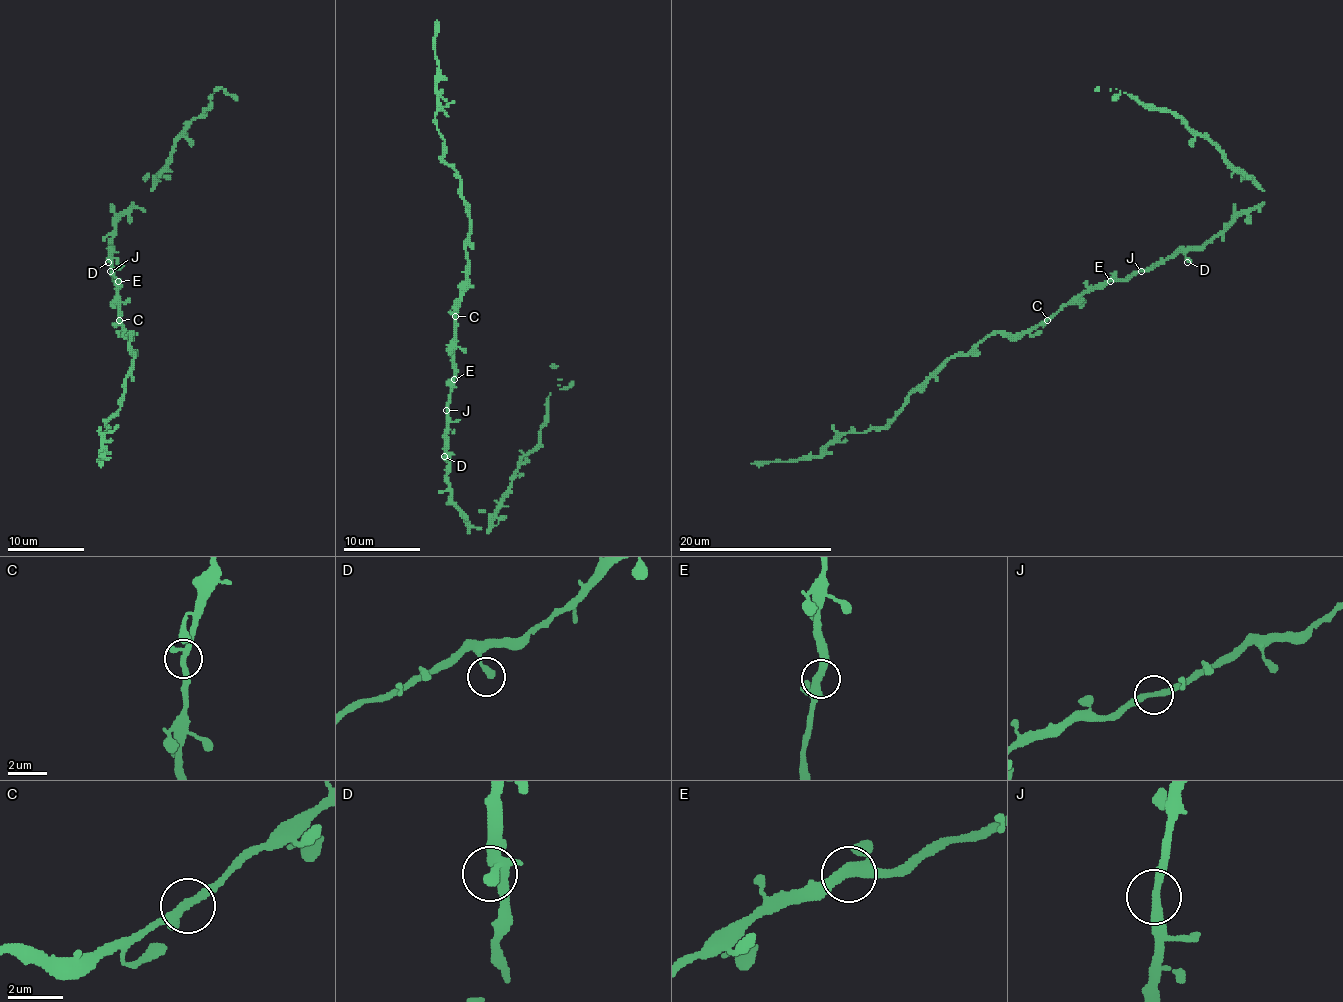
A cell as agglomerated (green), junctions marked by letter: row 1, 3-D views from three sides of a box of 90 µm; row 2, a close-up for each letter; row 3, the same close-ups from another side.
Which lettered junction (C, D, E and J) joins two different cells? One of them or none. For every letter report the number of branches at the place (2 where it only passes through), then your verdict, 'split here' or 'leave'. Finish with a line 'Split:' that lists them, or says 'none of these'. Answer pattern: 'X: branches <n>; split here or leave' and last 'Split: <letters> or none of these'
C: branches 3; leave
D: branches 1; leave
E: branches 3; leave
J: branches 2; leave
Split: none of these

